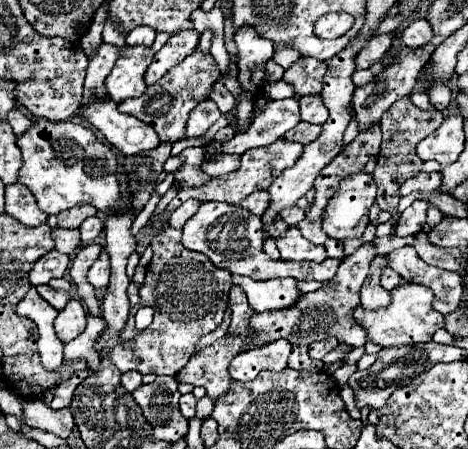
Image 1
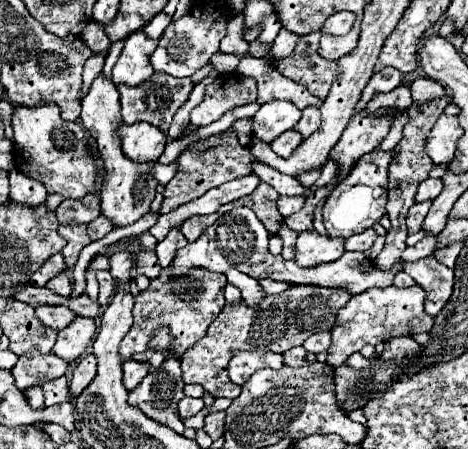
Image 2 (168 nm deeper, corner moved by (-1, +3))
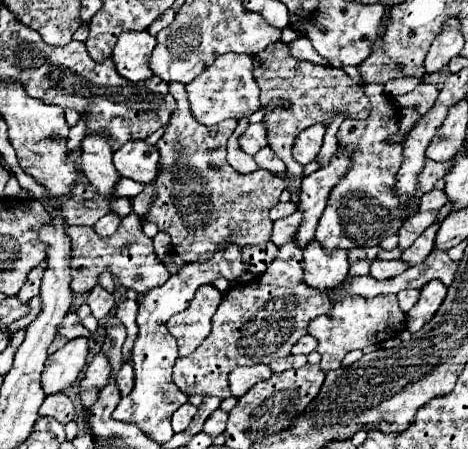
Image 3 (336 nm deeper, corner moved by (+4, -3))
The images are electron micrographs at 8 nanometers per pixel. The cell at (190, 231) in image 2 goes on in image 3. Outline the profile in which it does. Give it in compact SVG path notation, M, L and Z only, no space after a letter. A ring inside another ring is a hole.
M170 82L168 90L176 98L176 110L172 112L172 118L156 144L160 152L160 176L154 184L154 200L144 218L156 224L158 230L170 234L174 252L184 262L208 260L216 250L224 250L228 244L266 244L272 234L272 220L268 216L268 210L278 202L278 196L286 188L284 180L270 174L268 170L256 170L254 174L238 174L236 170L232 170L232 166L226 162L226 142L236 130L238 122L224 120L216 126L204 126L192 116L184 84Z

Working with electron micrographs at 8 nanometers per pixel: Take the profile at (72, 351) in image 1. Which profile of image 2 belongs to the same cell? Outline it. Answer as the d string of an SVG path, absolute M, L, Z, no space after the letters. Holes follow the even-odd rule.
M29 350L15 364L15 384L17 388L29 388L39 384L39 380L55 380L67 372L69 364L65 364L55 354L41 354L37 350Z

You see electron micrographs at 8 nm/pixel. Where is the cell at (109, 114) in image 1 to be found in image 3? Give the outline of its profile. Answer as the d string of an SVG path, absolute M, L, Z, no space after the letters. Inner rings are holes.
M128 142L114 154L114 166L122 178L150 184L158 174L158 150L146 142Z

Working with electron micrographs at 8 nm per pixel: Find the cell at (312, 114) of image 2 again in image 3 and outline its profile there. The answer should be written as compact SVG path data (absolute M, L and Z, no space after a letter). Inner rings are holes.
M316 124L316 126L306 128L306 130L296 138L296 144L294 144L294 148L292 148L294 160L300 162L302 166L310 164L310 162L318 156L320 148L322 148L324 132L326 132L326 128L324 128L322 124Z

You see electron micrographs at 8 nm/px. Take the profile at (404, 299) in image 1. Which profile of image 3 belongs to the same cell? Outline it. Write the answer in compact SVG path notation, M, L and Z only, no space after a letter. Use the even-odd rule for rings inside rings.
M376 296L376 298L342 298L334 302L328 314L314 318L308 324L308 334L318 340L318 352L322 356L320 368L324 372L336 370L342 364L342 358L350 350L362 350L370 344L380 344L406 328L406 314L398 306L396 296Z

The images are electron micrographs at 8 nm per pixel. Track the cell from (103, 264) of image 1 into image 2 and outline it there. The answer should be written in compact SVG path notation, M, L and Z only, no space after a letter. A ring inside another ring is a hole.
M97 272L97 280L99 280L99 304L105 306L113 294L113 278L109 272Z

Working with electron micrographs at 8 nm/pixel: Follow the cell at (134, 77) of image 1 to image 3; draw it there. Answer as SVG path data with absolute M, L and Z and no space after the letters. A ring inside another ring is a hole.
M146 30L122 32L112 52L112 62L116 66L116 72L132 82L152 78L154 74L150 70L150 54L154 46L156 38Z

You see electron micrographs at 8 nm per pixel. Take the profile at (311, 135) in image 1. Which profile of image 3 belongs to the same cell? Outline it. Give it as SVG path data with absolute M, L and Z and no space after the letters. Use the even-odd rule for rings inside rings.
M268 146L262 148L262 150L254 156L254 160L256 160L256 164L258 164L260 168L264 168L264 170L268 170L268 172L272 172L272 174L282 174L282 172L286 170L284 162L280 162L280 158L276 158L276 154L274 154Z

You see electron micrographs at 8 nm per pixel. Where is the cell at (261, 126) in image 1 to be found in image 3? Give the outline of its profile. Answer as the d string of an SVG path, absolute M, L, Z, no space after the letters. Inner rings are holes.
M264 122L250 124L250 126L244 130L244 134L240 134L238 144L240 144L240 148L242 148L246 154L254 156L260 148L264 148L264 146L268 144L268 138L266 138L266 124L264 124Z

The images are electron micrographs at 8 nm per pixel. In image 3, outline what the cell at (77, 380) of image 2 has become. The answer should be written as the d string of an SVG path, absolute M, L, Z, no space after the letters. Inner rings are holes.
M96 354L94 360L88 364L88 370L80 382L80 388L102 388L112 378L112 366L104 354Z

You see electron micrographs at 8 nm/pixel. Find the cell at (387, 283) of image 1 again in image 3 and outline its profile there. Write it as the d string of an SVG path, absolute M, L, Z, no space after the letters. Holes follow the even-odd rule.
M402 290L402 292L398 294L400 308L408 314L408 312L412 310L412 306L418 302L418 298L420 298L420 292L418 292L418 290Z

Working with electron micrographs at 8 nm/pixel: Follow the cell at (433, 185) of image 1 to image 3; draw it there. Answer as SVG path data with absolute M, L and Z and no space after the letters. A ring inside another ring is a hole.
M430 190L420 198L420 210L440 210L448 202L448 196L440 190Z

